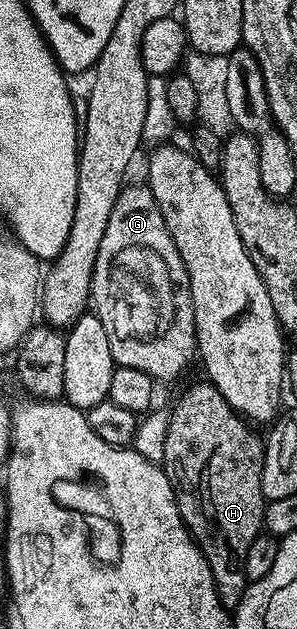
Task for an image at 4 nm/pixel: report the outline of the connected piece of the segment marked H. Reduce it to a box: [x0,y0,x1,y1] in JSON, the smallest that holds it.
[165,383,266,611]

